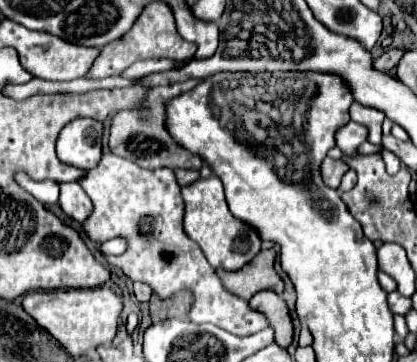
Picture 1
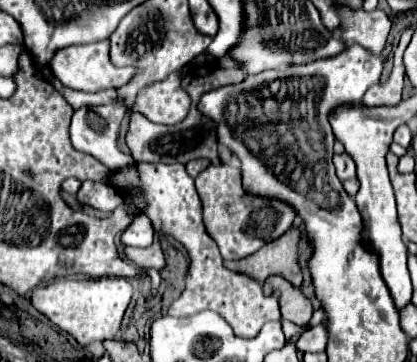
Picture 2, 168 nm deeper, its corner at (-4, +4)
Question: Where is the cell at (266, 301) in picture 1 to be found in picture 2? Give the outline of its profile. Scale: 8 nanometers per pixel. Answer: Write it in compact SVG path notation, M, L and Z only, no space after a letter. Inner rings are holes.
M281 279L277 285L281 289L281 315L283 315L283 319L289 319L301 327L305 323L309 323L309 319L313 315L313 305L303 295L303 291L299 287L293 287L285 279Z

